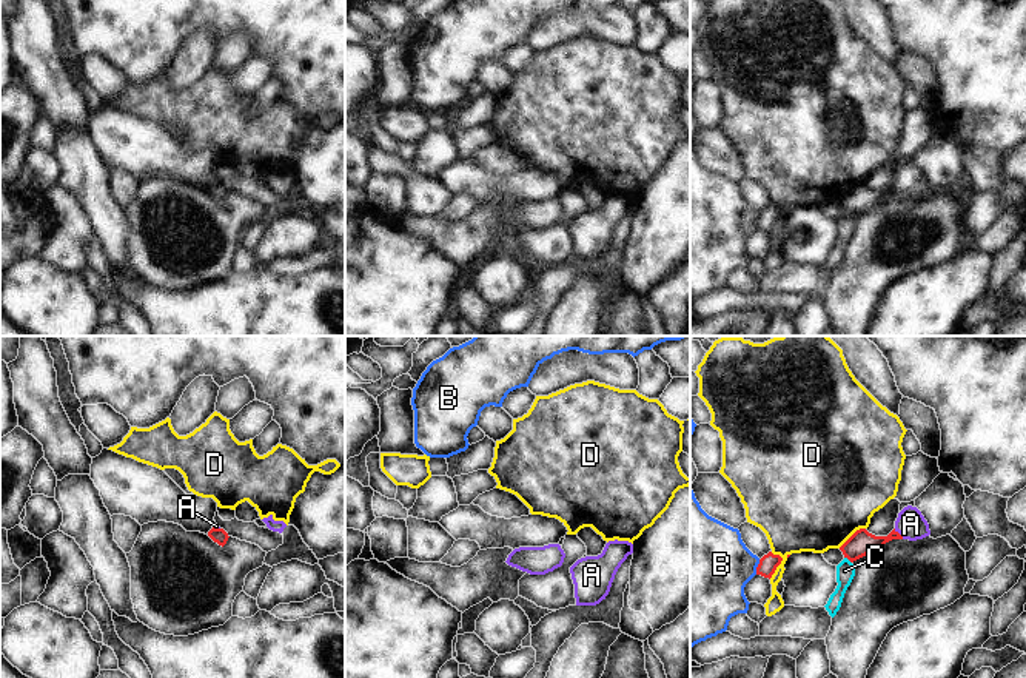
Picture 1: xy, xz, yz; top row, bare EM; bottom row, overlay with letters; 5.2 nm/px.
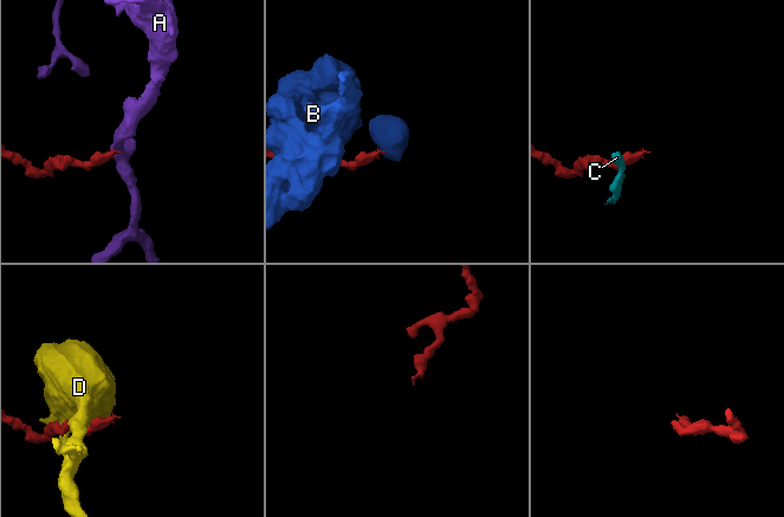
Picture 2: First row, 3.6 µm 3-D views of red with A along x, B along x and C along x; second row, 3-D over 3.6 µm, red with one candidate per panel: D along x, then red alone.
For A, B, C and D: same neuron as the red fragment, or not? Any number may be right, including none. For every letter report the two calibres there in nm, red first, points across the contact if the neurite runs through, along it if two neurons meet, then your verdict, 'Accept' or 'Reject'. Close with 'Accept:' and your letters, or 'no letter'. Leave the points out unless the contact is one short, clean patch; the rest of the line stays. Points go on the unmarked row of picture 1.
A: Thickness 130 nm (red) against 160 nm. Path across: yz (861, 198), (875, 198), (898, 188), (911, 179). Accept
B: Thickness 100 nm (red) against 420 nm. Boundary: yz (760, 214), (755, 228). Reject
C: Thickness 130 nm (red) against 100 nm. Boundary: yz (844, 211), (851, 218). Reject
D: Thickness 100 nm (red) against 360 nm. Reject
Accept: A.

